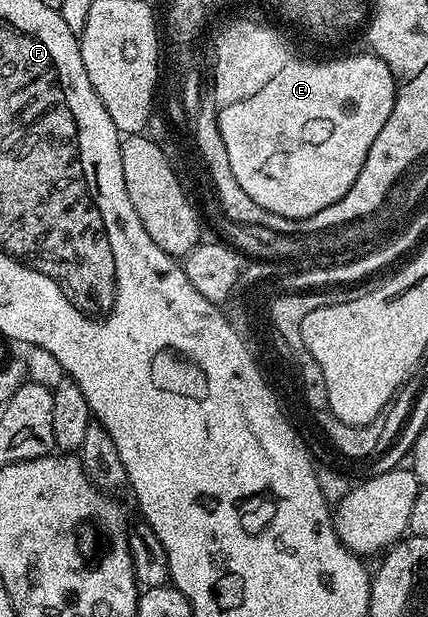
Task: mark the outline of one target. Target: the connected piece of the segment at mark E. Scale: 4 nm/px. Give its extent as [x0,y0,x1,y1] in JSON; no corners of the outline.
[216,54,396,220]

